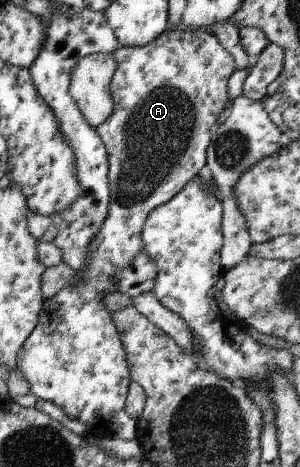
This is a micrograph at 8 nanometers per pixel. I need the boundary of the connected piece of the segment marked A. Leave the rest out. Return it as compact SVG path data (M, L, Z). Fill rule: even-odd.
M169 28L163 31L158 39L155 39L155 41L149 43L147 46L118 47L113 52L113 55L115 55L117 64L119 64L116 74L113 77L111 88L112 99L115 101L115 111L106 122L96 129L108 151L108 179L111 185L112 197L109 205L108 218L104 222L104 226L101 227L100 234L97 235L90 247L88 269L83 274L77 274L78 277L84 277L85 280L80 285L77 285L77 287L65 287L60 293L57 293L57 296L43 301L43 312L40 315L40 322L36 330L27 339L21 351L19 351L17 365L19 365L20 375L32 385L30 394L35 395L35 397L42 401L53 403L57 409L62 410L62 413L67 418L83 423L83 426L87 427L87 434L112 436L121 440L133 440L138 434L136 420L123 411L123 409L126 409L125 397L127 397L127 387L129 387L130 369L128 368L127 355L113 317L111 317L111 313L109 313L103 304L102 298L107 292L119 291L119 284L116 283L115 275L120 273L122 268L131 266L133 259L143 251L145 247L143 230L145 223L149 219L149 215L157 210L157 208L168 203L171 199L174 199L177 193L182 191L185 185L193 181L200 171L206 170L207 148L211 145L212 131L217 126L217 123L221 121L221 117L223 117L223 113L227 109L229 103L228 83L229 79L236 72L236 61L235 57L225 49L224 45L216 37L211 37L211 33L205 33L205 31L200 31L199 29L190 30L189 28Z

